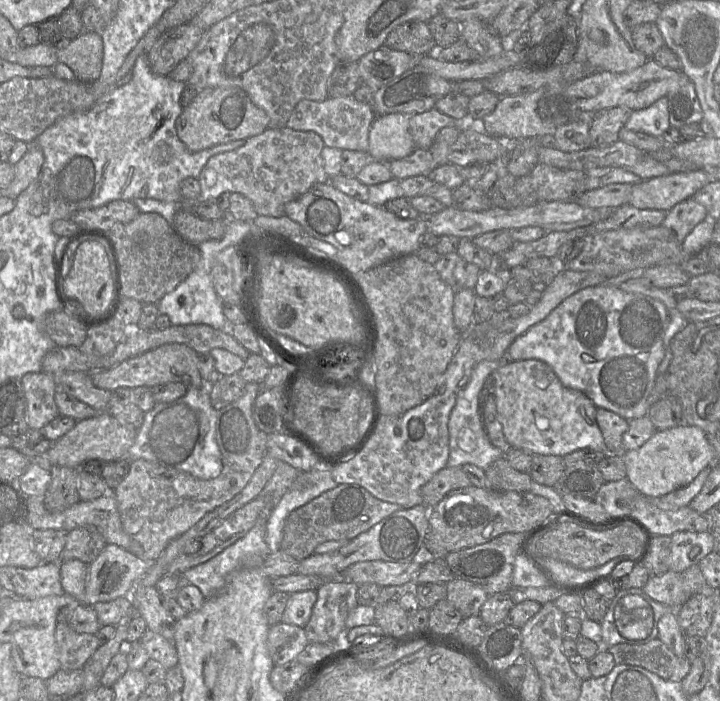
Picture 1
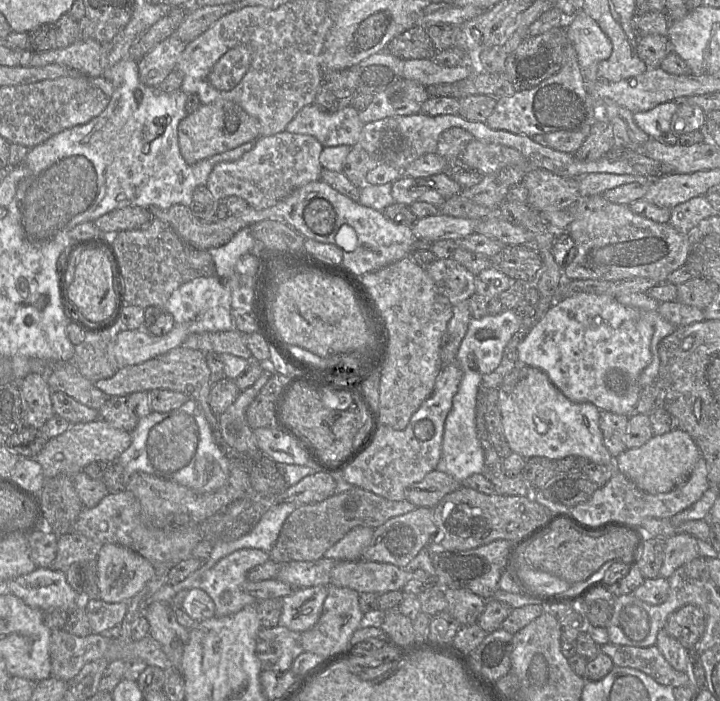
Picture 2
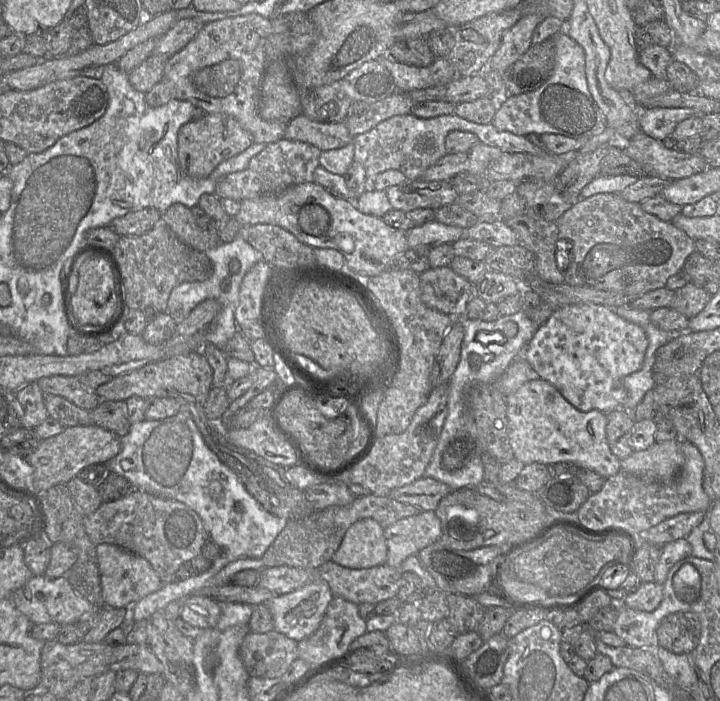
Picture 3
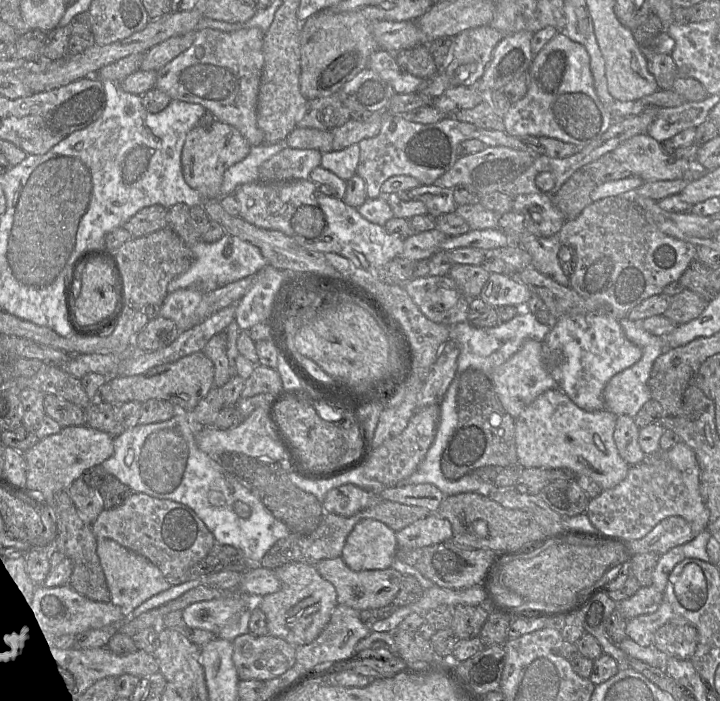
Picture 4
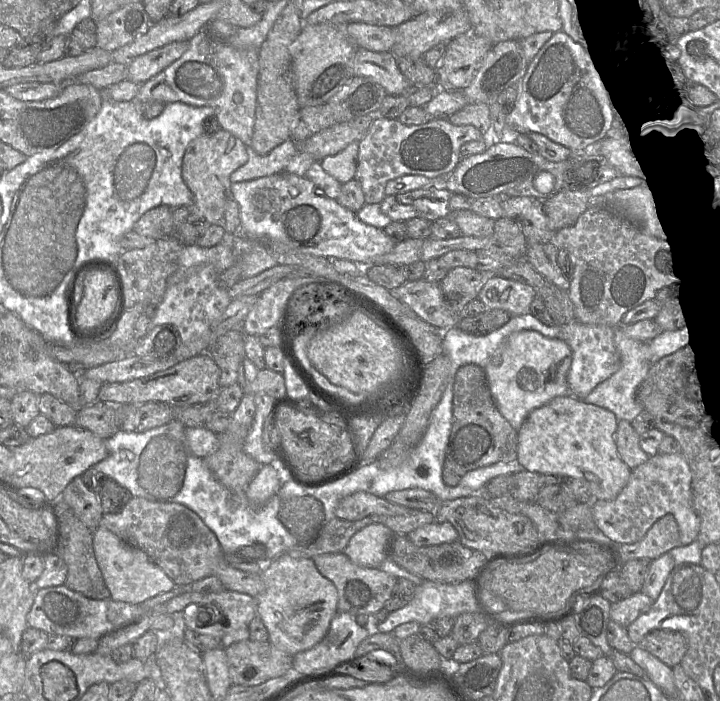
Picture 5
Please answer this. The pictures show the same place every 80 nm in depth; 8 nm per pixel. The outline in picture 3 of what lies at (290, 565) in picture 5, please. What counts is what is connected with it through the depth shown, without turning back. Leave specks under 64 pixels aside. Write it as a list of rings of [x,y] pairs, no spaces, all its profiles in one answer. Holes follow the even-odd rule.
[[[321,579],[277,595],[266,605],[273,617],[274,630],[299,642],[318,629],[332,598],[328,583]]]

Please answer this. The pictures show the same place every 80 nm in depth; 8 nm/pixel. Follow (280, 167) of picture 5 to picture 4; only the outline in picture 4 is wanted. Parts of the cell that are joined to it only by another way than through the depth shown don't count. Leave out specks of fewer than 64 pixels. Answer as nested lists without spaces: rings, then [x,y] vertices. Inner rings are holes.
[[[285,141],[251,146],[248,155],[242,161],[230,166],[225,171],[219,197],[234,194],[235,190],[243,184],[256,182],[259,167],[286,147],[288,146]]]

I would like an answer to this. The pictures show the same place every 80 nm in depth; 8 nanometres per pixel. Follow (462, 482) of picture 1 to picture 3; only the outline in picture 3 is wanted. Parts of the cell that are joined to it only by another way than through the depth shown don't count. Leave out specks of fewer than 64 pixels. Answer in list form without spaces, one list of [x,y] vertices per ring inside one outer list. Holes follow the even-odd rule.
[[[423,478],[393,489],[389,497],[410,504],[423,511],[435,511],[440,501],[452,490],[443,482],[433,478]]]

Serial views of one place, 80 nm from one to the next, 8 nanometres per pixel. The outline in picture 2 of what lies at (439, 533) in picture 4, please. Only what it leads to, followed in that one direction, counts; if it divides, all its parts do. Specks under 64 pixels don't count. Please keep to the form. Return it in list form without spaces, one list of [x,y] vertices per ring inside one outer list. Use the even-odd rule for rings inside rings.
[[[416,507],[415,510],[387,520],[374,529],[369,546],[363,551],[361,560],[389,563],[405,568],[424,547],[428,547],[436,533],[433,509]]]

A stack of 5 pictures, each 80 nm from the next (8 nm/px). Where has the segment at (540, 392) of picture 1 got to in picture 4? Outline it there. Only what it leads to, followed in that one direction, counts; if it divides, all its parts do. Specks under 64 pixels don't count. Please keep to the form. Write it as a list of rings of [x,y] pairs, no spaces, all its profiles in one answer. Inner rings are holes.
[[[561,389],[539,395],[515,419],[515,444],[522,468],[569,469],[594,480],[602,490],[622,482],[630,465],[620,456],[614,441],[617,416],[604,409],[587,412],[579,408]]]

